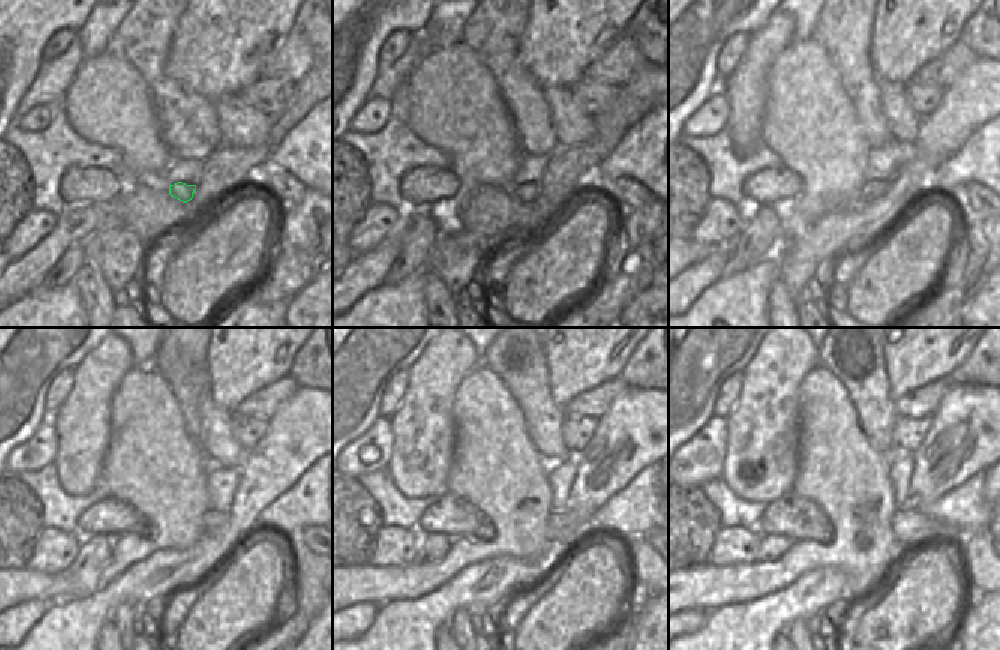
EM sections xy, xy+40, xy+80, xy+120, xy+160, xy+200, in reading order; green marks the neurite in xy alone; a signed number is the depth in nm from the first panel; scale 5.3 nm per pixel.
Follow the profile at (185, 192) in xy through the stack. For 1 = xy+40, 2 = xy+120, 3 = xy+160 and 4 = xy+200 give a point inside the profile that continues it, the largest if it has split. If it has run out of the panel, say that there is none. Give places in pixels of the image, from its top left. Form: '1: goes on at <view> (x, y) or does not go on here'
1: goes on at xy+40 (528, 192)
2: goes on at xy+120 (212, 521)
3: goes on at xy+160 (565, 527)
4: goes on at xy+200 (912, 527)

